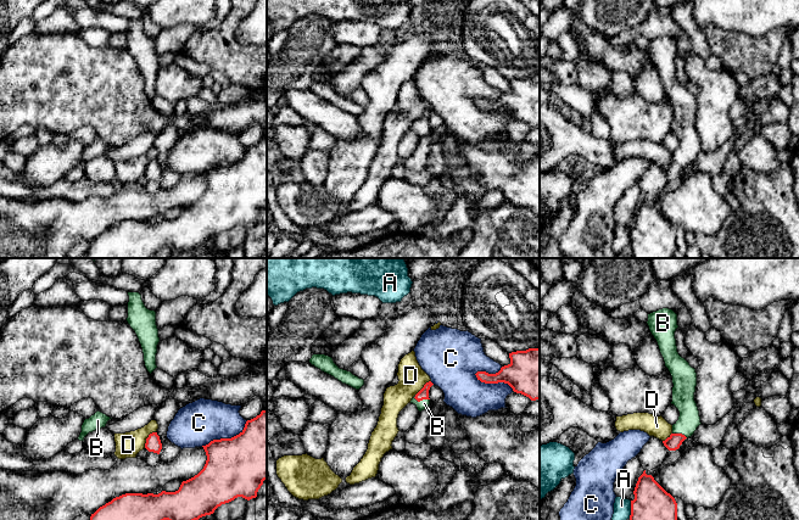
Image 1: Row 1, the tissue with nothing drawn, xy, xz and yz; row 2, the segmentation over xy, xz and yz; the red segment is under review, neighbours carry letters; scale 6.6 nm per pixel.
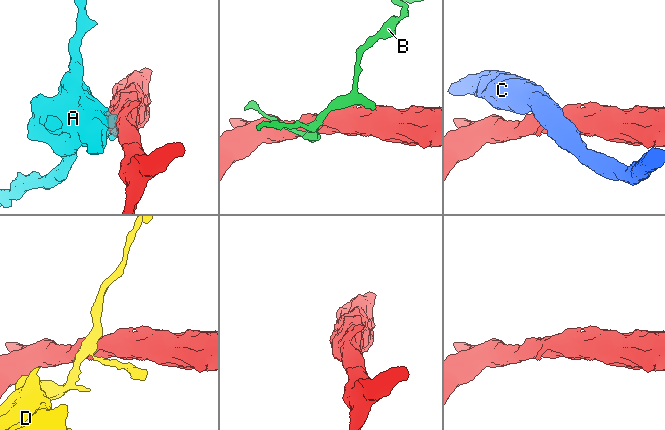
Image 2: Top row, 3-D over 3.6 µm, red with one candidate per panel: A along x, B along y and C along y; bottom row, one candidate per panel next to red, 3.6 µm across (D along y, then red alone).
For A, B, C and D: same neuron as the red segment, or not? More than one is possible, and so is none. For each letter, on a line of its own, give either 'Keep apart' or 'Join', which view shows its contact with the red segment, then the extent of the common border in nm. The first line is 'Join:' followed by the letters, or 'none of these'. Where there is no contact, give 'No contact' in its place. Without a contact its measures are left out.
Join: B
A: Keep apart. Touches red in yz. Shared border 120 nm
B: Join. Touches red in xz. Shared border 110 nm
C: Keep apart. Touches red in xz. Shared border 280 nm
D: Keep apart. Touches red in xy. Shared border 130 nm

